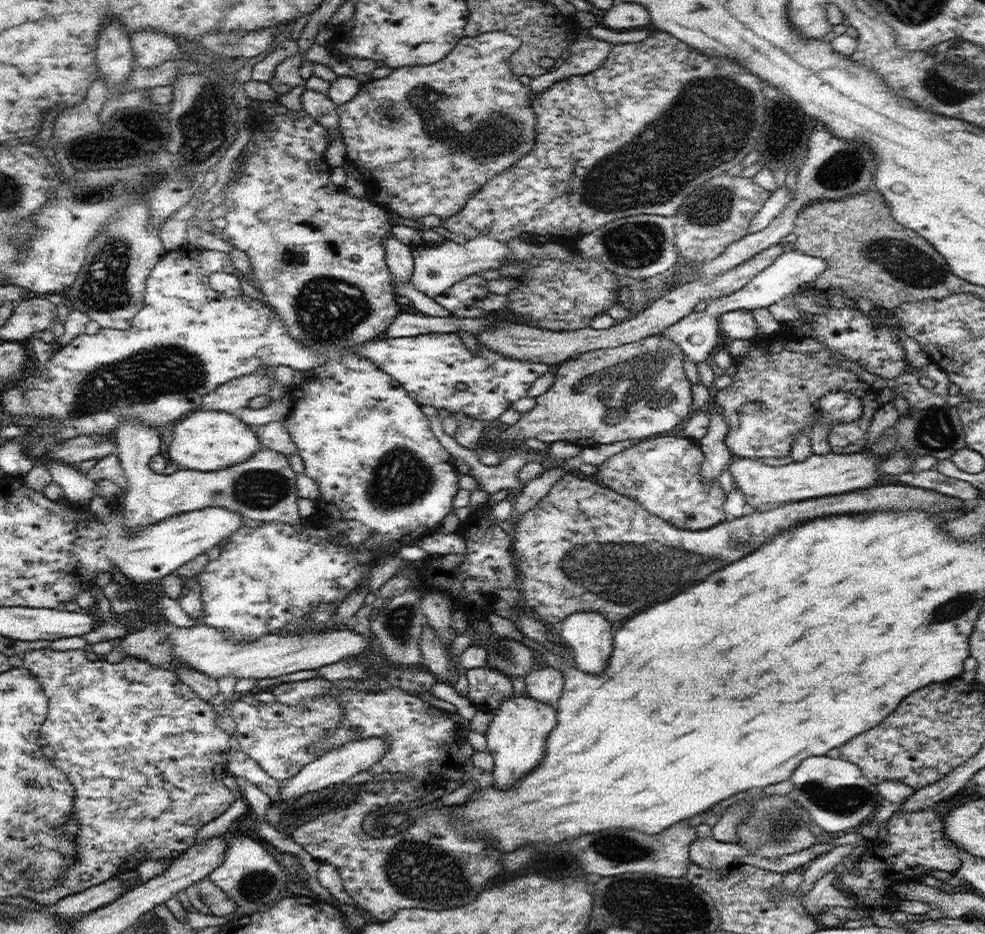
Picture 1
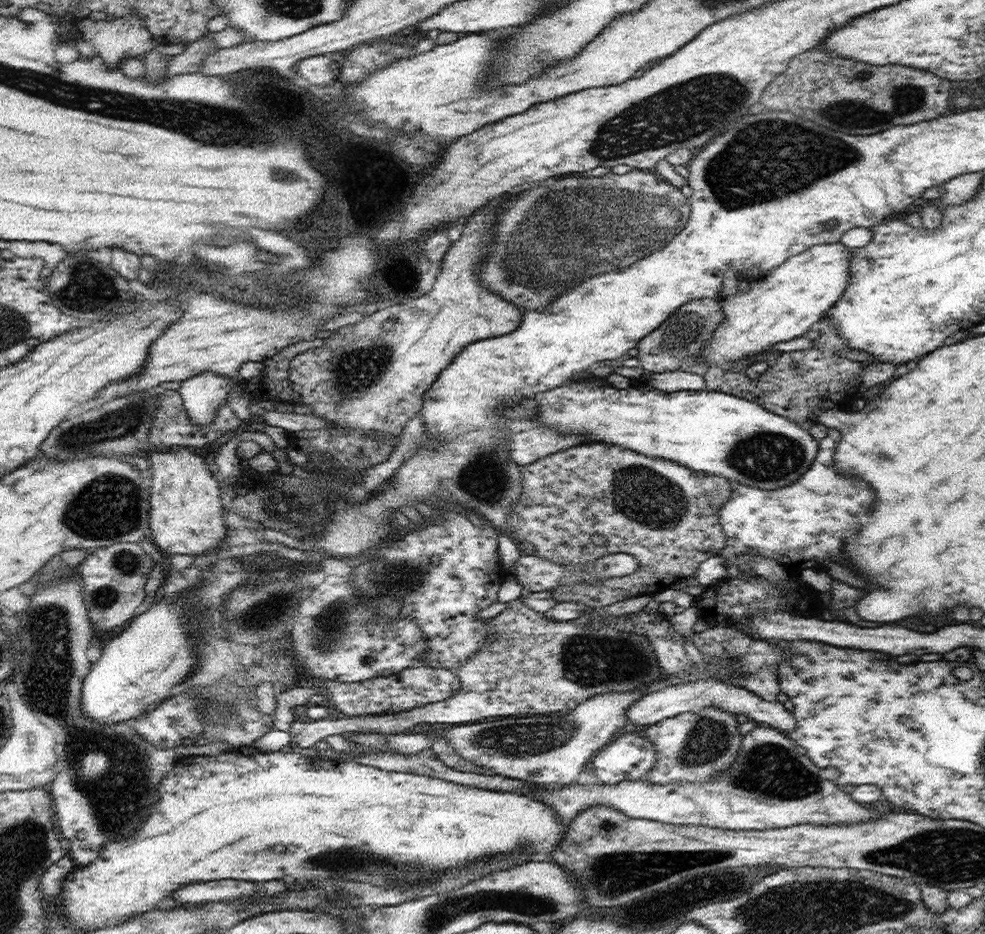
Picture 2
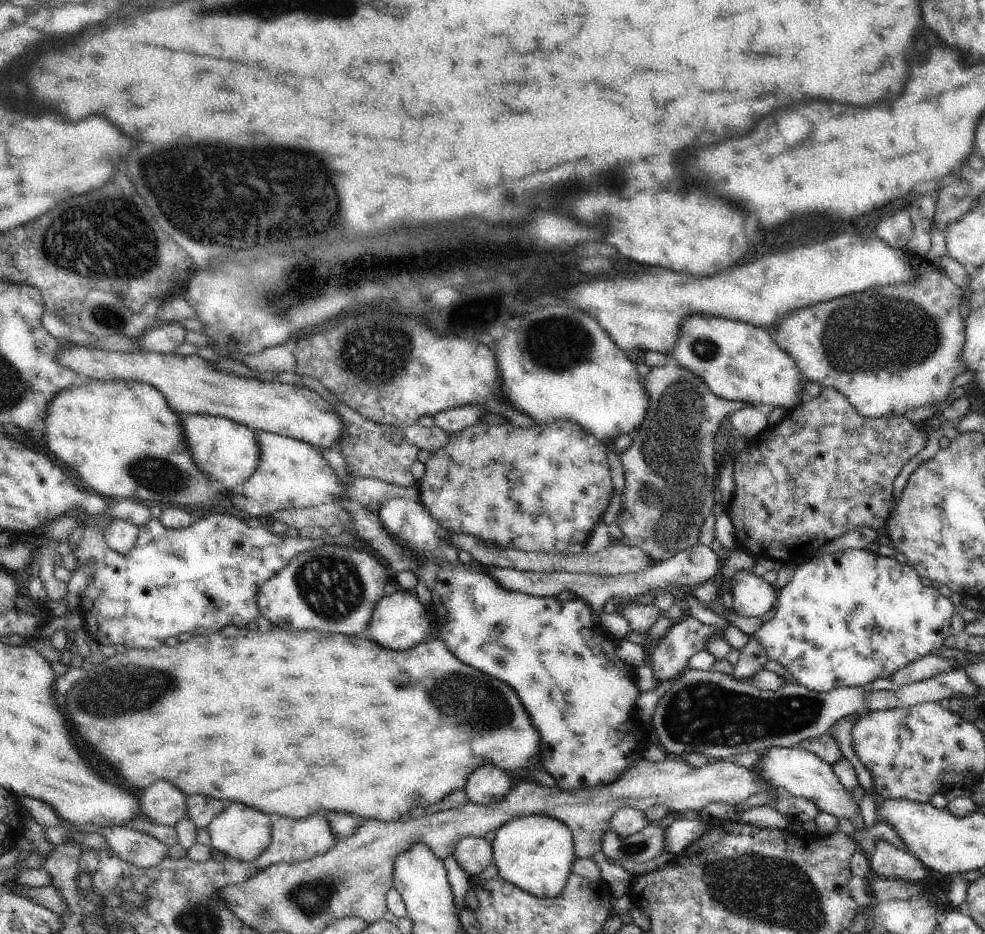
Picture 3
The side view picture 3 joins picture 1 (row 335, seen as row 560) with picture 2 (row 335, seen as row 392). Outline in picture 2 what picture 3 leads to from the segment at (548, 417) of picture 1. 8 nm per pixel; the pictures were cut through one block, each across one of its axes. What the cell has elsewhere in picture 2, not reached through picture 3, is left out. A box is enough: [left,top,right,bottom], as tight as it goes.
[637,298,725,373]

